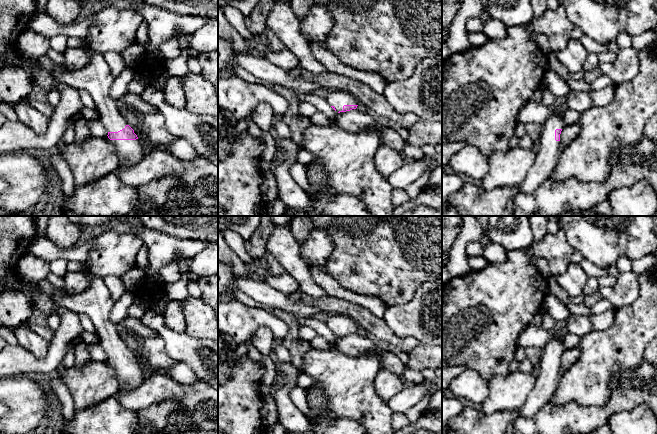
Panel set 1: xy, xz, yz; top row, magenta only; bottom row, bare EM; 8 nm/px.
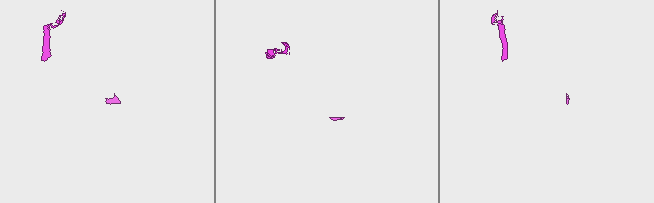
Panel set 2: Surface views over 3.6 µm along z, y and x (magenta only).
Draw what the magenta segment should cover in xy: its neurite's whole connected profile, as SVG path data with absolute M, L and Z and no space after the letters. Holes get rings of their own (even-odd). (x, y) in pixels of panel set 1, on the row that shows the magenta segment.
M87 36L83 40L82 48L89 54L89 63L79 70L52 71L60 83L76 90L85 89L95 101L99 120L107 131L106 138L116 150L119 167L130 168L138 164L145 152L141 143L120 112L121 104L111 96L114 77L106 63L103 53L91 48Z

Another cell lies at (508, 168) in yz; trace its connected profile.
M510 148L497 151L489 158L489 172L478 183L484 190L520 186L536 160L536 152L530 148Z

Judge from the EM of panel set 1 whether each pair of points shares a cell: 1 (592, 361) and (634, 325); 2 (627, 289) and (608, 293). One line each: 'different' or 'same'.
1: same
2: same

